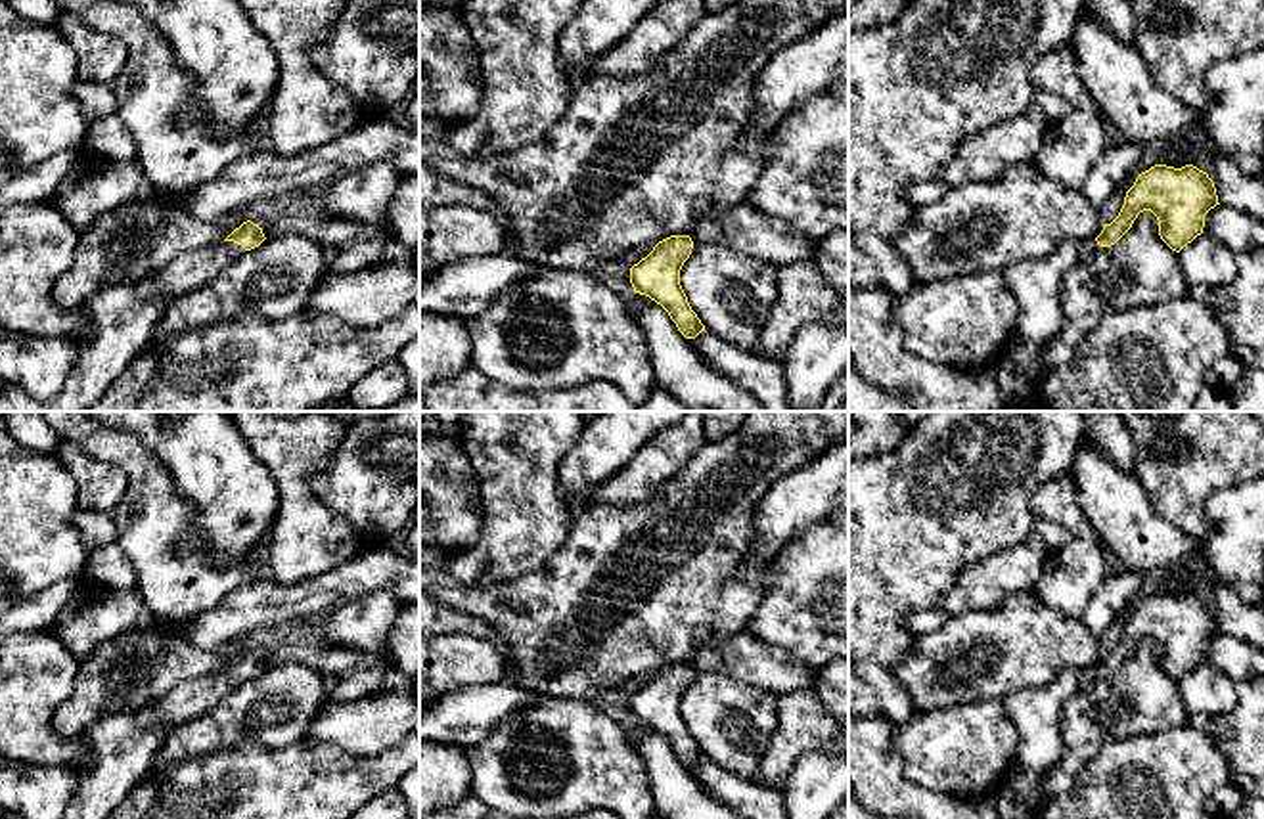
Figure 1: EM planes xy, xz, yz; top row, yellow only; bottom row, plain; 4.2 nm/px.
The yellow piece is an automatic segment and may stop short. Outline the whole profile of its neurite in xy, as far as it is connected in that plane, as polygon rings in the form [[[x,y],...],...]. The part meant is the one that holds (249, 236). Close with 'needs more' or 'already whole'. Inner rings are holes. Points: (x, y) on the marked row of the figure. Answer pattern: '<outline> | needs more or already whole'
[[[247,220],[222,243],[199,247],[172,258],[159,272],[138,281],[136,293],[142,300],[169,304],[182,295],[205,287],[245,251],[259,247],[264,239],[262,228]]] | needs more

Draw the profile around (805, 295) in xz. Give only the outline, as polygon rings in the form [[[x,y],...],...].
[[[814,262],[778,268],[778,299],[768,312],[756,354],[781,358],[795,333],[806,323],[848,327],[848,306]]]

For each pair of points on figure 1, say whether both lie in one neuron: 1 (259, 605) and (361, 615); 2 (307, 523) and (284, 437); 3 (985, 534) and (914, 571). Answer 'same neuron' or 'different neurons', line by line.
1: different neurons
2: same neuron
3: same neuron

